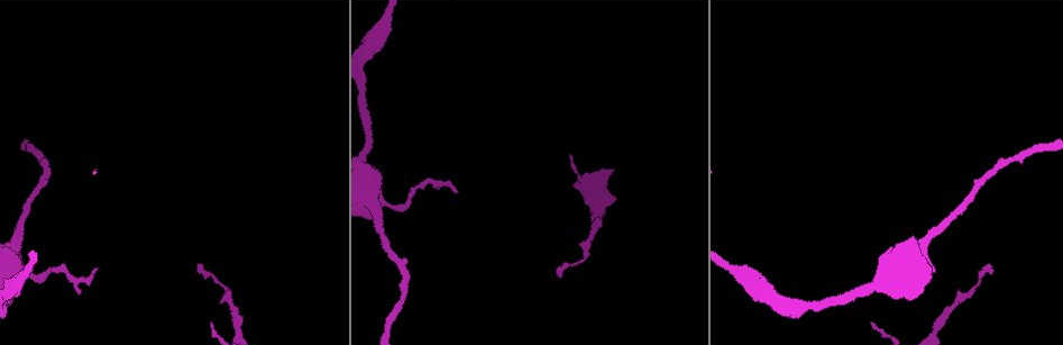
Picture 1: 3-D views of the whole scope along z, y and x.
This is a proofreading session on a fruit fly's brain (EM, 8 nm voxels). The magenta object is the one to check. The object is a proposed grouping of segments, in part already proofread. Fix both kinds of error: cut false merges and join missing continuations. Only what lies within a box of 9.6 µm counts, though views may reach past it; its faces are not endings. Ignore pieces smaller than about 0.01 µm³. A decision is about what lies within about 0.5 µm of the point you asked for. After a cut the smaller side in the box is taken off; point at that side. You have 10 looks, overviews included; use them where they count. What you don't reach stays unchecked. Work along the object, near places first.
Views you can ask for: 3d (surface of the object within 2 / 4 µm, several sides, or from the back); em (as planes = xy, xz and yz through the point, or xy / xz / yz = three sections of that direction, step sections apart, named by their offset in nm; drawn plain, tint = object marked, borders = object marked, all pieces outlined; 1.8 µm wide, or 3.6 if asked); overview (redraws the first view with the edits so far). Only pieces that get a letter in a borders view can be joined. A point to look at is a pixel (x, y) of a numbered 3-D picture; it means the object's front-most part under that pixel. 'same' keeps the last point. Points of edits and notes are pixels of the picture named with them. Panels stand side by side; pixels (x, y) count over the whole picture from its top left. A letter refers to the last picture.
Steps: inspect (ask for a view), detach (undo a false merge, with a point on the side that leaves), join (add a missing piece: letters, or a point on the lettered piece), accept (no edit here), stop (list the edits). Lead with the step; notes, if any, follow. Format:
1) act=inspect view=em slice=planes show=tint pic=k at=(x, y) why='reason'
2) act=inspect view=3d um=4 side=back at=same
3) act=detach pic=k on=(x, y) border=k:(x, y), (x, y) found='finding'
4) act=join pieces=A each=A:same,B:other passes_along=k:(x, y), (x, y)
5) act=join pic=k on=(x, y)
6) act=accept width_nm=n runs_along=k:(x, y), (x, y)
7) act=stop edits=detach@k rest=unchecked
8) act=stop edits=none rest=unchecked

act=inspect view=3d um=4 pic=1 at=(557, 273) why='free end'

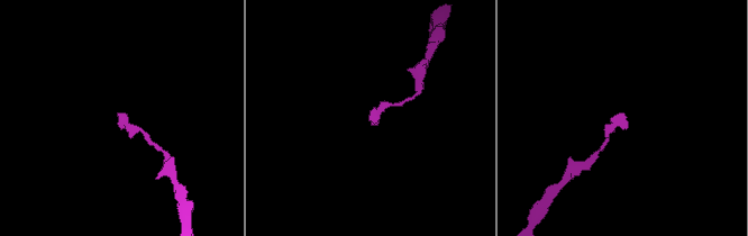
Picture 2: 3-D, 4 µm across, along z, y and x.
act=inspect view=em slice=xy step=8 show=borders pic=2 at=(118, 114)

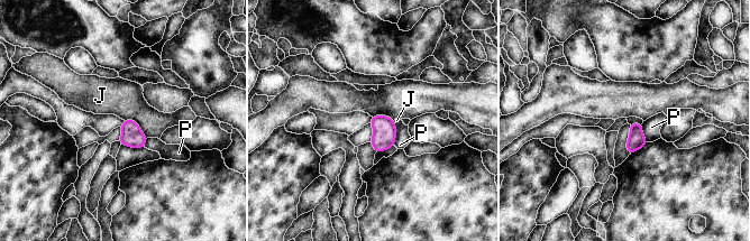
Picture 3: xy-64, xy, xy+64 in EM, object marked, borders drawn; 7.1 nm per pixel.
act=inspect view=em slice=planes show=borders at=same

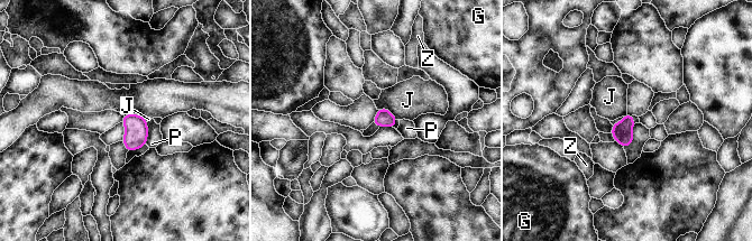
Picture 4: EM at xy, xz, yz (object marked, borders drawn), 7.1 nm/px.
act=accept width_nm=130 each=G:other,J:other,P:other,Z:other found='none of them fits'

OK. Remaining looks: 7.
act=inspect view=em slice=planes show=plain pic=1 at=(872, 322) why='thin end'

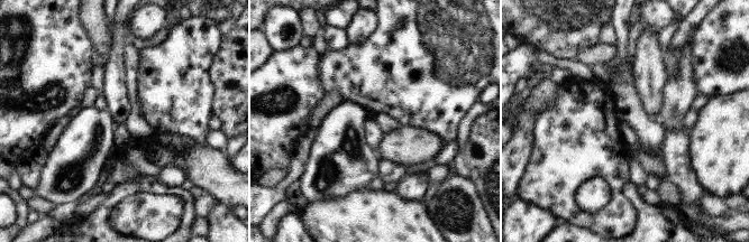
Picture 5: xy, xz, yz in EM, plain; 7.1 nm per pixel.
act=inspect view=em slice=planes show=borders at=same

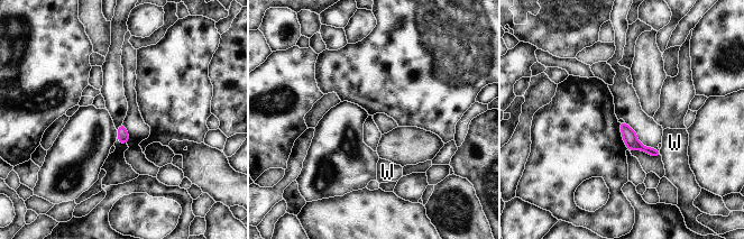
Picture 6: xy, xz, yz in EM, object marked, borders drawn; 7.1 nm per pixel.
act=accept each=W:other runs_along=6:(622, 125), (640, 147), (657, 154) found='no lettered piece goes on from it'

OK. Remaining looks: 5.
act=inspect view=em slice=yz step=4 show=tint pic=1 at=(96, 267) why='long arm stops here'

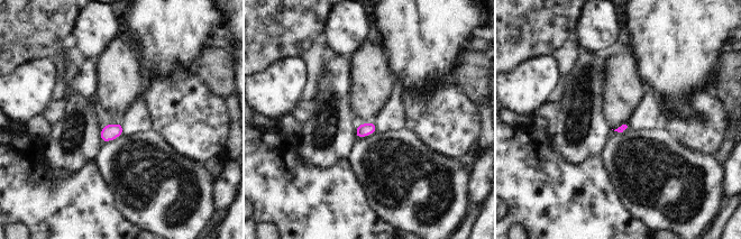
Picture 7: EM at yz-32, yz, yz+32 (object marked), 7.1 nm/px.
act=inspect view=em slice=planes show=borders at=same

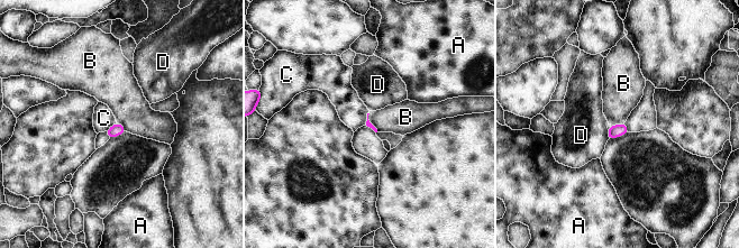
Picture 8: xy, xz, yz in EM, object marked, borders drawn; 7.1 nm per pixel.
act=accept each=A:other,B:other,C:other,D:other border=8:(623, 122), (610, 125) found='no lettered piece goes on from it'

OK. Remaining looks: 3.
act=inspect view=em um=3.6 slice=planes show=tint pic=1 at=(381, 201) why='calibre changes'

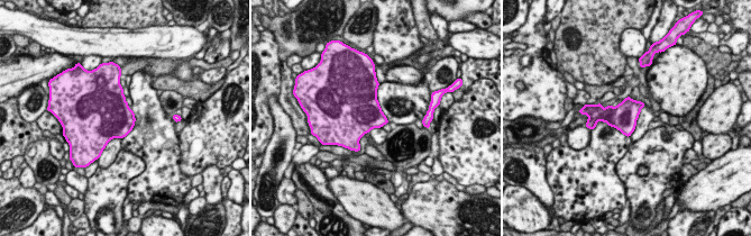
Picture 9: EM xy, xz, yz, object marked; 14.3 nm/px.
act=inspect view=em um=3.6 slice=planes show=borders at=same why='see the neighbours'

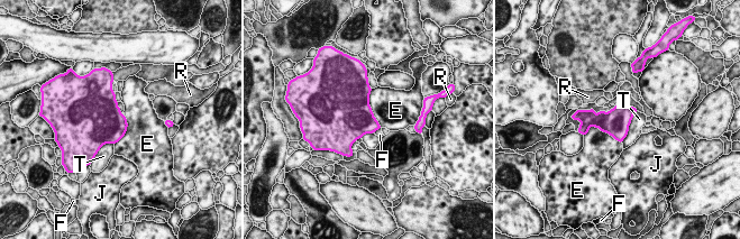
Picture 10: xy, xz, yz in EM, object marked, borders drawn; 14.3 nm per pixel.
act=accept width_nm=380 each=E:other,F:other,J:other,R:other,T:other border=10:(583, 135), (597, 127), (621, 143) found='one cell here'

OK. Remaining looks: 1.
act=stop edits=none rest=unchecked

